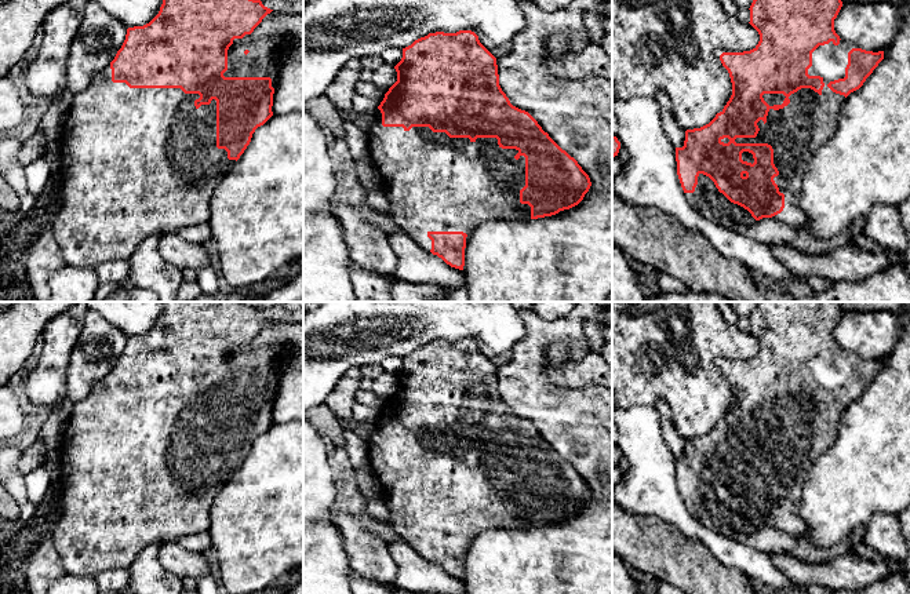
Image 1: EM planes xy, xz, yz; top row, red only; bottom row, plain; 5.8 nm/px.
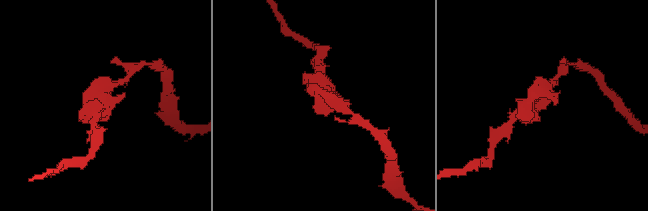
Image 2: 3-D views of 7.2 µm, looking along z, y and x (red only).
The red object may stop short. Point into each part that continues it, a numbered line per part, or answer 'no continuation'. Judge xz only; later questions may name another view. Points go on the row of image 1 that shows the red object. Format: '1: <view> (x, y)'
1: xz (432, 182)

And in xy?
1: xy (135, 163)

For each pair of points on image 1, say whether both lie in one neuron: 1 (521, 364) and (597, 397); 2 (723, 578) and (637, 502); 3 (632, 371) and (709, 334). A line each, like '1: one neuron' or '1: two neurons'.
1: one neuron
2: two neurons
3: one neuron

